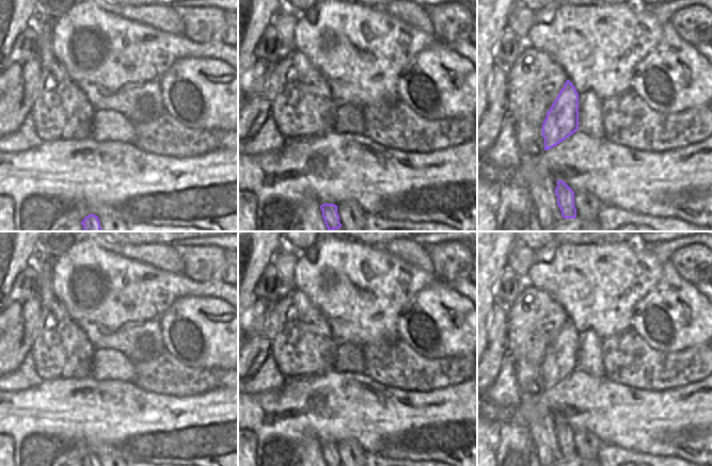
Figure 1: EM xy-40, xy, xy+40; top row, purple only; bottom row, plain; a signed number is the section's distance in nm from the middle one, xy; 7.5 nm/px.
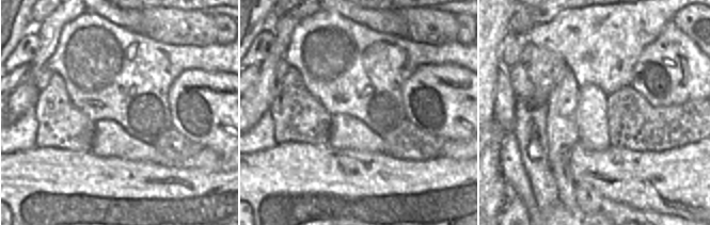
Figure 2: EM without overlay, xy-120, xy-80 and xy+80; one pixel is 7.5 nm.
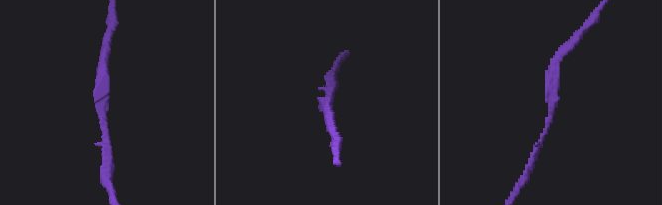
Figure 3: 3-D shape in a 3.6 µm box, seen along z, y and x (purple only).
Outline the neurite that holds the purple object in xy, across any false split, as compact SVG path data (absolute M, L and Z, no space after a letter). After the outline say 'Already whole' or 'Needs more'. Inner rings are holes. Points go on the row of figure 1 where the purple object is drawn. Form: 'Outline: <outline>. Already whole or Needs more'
Outline: M323 204L320 206L322 211L322 218L329 231L338 229L342 227L339 222L339 215L337 213L337 206L334 204Z. Already whole

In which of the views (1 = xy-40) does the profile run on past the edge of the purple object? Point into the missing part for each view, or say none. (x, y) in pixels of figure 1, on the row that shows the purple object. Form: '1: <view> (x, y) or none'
1: none

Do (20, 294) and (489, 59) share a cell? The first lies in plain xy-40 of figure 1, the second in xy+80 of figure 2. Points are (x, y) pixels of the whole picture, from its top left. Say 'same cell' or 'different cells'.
different cells

